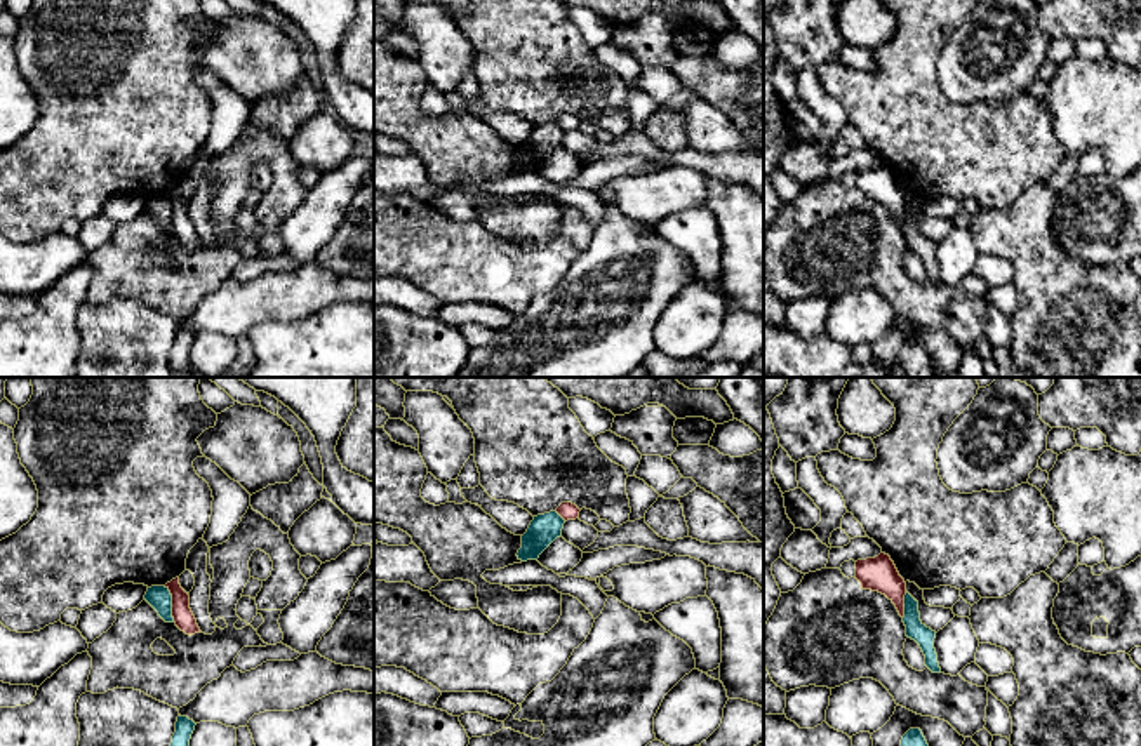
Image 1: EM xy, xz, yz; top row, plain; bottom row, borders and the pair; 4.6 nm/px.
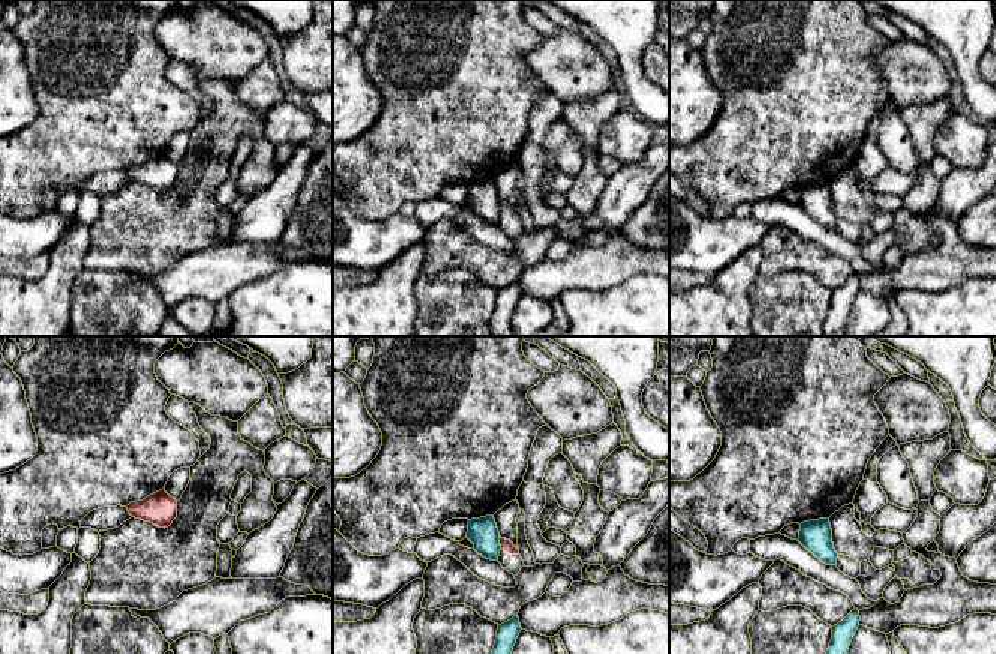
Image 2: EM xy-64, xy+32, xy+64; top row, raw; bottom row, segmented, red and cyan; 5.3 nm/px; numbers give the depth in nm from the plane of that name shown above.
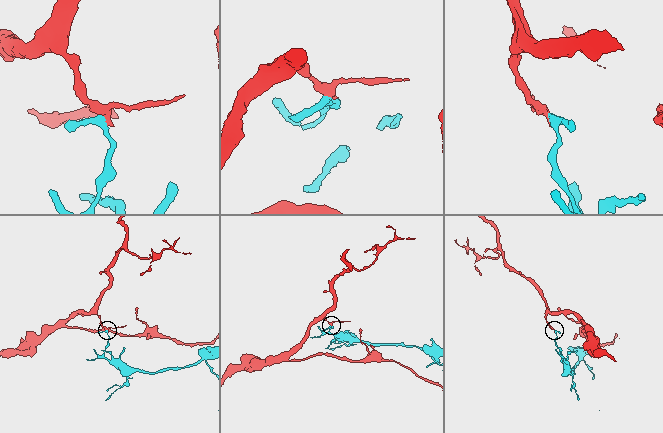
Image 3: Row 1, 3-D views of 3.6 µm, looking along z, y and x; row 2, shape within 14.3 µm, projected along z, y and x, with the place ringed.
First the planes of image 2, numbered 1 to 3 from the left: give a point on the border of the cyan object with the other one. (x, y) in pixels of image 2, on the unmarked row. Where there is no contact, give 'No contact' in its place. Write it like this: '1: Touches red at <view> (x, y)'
1: No contact
2: Touches red at xy+32 (500, 207)
3: No contact

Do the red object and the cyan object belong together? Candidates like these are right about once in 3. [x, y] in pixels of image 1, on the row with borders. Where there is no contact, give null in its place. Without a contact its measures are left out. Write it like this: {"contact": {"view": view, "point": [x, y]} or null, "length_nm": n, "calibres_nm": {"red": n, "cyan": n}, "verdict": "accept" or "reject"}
{"contact": {"view": "xy", "point": [173, 604]}, "length_nm": 180, "calibres_nm": {"red": 90, "cyan": 110}, "verdict": "reject"}

